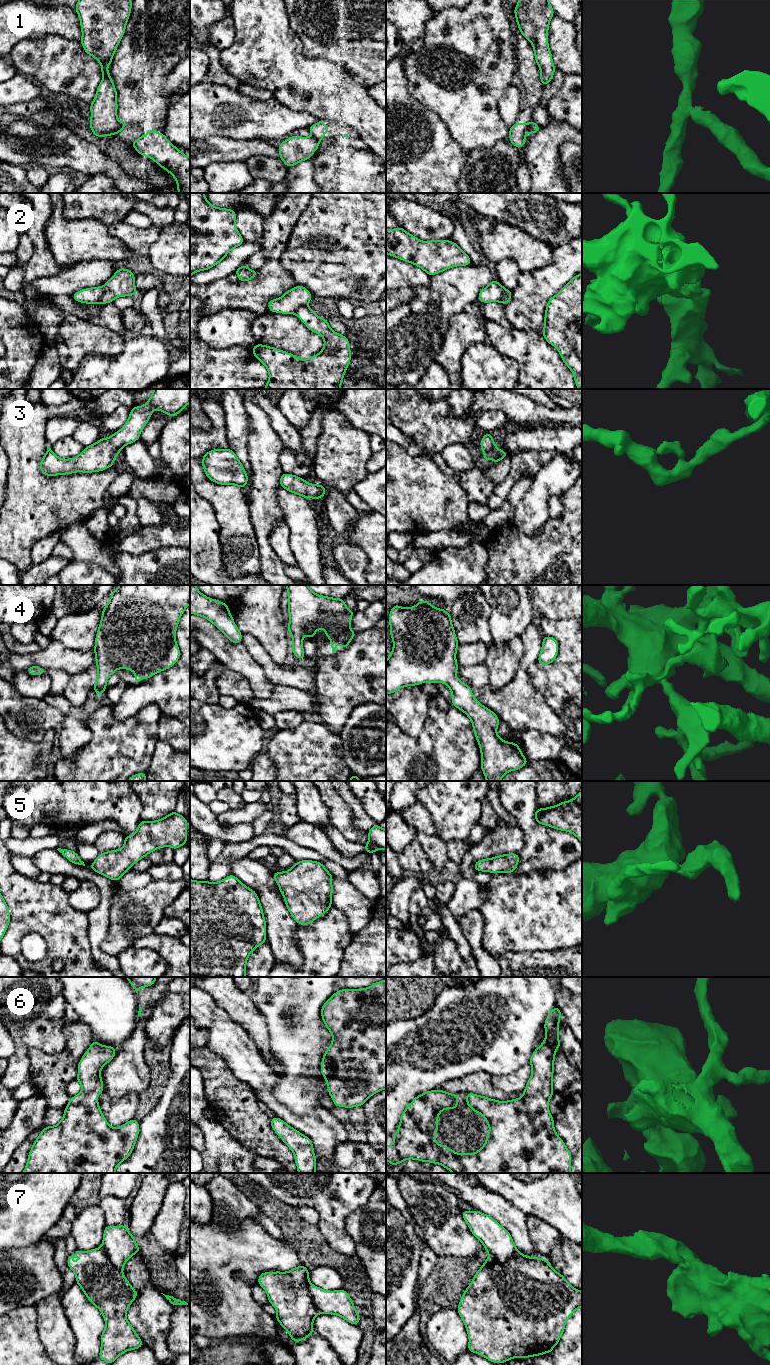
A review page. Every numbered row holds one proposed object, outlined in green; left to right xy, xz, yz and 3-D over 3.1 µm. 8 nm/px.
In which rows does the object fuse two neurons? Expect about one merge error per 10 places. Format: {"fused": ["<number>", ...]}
{"fused": ["1", "2"]}

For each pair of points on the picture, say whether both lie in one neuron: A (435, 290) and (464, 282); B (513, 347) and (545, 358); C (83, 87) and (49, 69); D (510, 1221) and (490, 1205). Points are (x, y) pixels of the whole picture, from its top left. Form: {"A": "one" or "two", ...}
{"A": "one", "B": "one", "C": "one", "D": "one"}

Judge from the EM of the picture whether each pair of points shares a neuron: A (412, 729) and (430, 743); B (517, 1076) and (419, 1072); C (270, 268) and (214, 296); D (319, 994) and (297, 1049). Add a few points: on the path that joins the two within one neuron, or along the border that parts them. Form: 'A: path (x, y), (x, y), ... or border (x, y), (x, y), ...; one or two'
A: border (429, 712), (423, 730), (415, 738), (398, 727); two
B: border (519, 1068), (508, 1074), (491, 1076); two
C: path (261, 283), (250, 294), (229, 295); one
D: path (306, 1008), (305, 1025), (298, 1032), (298, 1035); one

